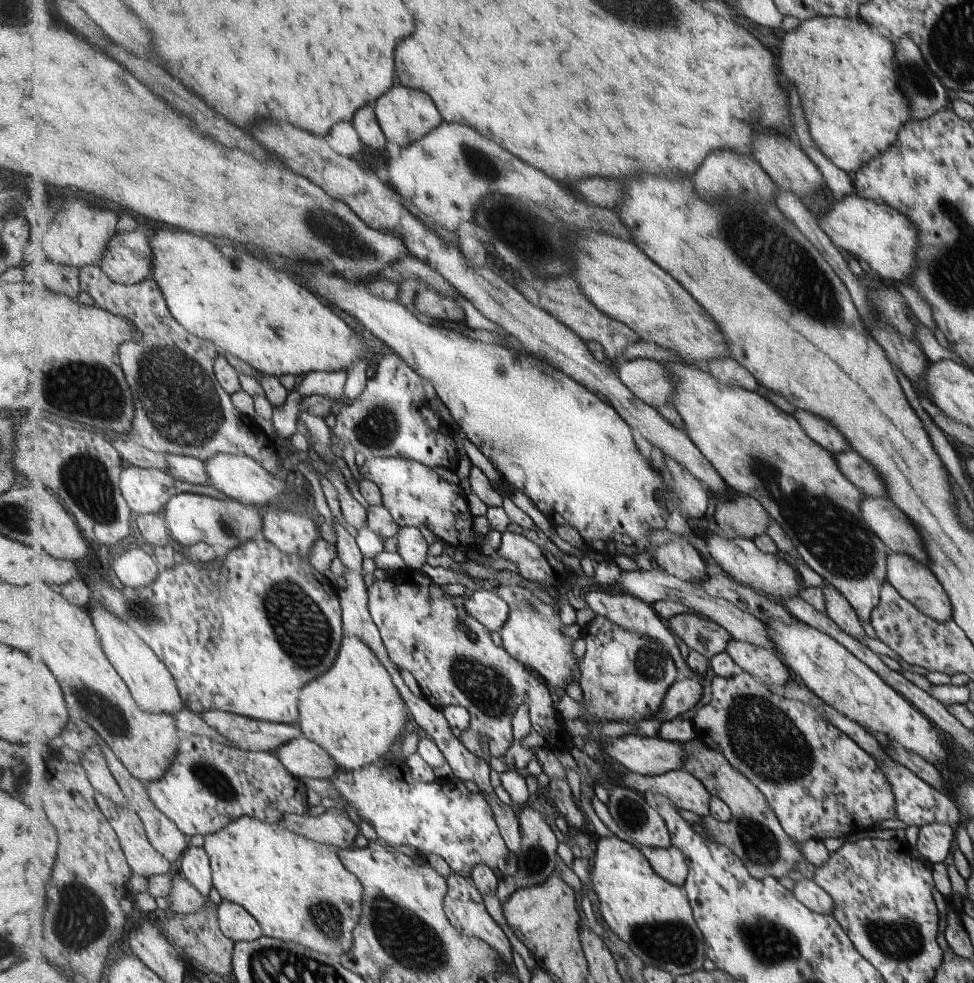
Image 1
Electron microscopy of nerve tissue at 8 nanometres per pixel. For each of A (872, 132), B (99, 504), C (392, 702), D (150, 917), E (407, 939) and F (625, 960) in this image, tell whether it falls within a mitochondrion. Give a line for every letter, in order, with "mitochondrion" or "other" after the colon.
A: other
B: mitochondrion
C: other
D: other
E: mitochondrion
F: mitochondrion

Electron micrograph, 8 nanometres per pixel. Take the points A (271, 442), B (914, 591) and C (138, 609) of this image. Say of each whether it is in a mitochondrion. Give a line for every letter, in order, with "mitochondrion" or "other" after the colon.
A: other
B: other
C: mitochondrion

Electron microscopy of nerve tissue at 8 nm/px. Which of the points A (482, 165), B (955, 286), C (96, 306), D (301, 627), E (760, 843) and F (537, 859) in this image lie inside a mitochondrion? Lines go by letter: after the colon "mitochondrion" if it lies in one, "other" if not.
A: mitochondrion
B: mitochondrion
C: other
D: mitochondrion
E: mitochondrion
F: mitochondrion

